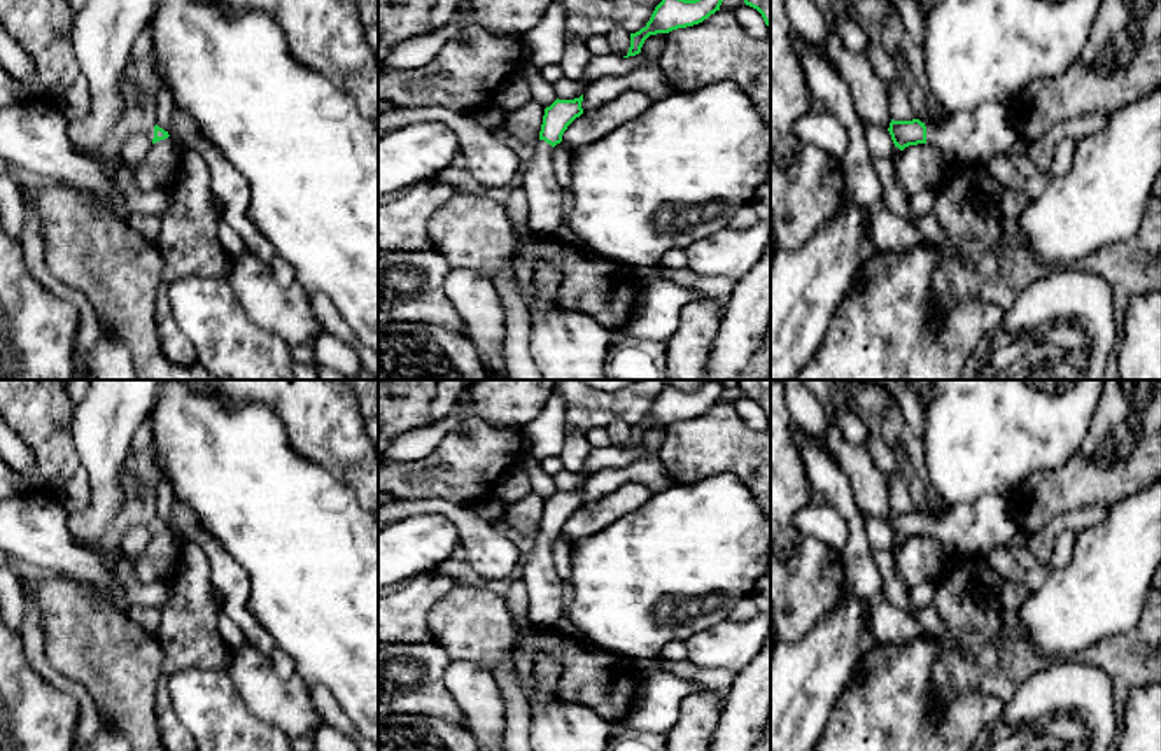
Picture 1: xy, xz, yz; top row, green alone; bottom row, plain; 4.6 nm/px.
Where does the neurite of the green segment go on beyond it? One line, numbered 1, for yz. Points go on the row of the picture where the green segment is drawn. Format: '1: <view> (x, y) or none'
1: yz (976, 137)

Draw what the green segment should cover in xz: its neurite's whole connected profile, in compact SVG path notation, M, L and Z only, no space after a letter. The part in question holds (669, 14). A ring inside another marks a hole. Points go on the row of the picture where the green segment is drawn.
M662 0L655 7L646 26L630 33L630 47L623 58L639 54L650 35L669 33L678 28L702 23L720 11L721 2L723 0Z

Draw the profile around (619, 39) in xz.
M615 28L613 32L609 32L606 35L611 53L618 54L618 56L627 56L629 47L630 47L630 33L622 30L622 28Z

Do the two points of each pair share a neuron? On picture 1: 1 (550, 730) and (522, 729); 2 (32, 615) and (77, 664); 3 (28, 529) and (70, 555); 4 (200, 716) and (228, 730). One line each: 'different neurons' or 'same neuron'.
1: different neurons
2: different neurons
3: same neuron
4: same neuron

